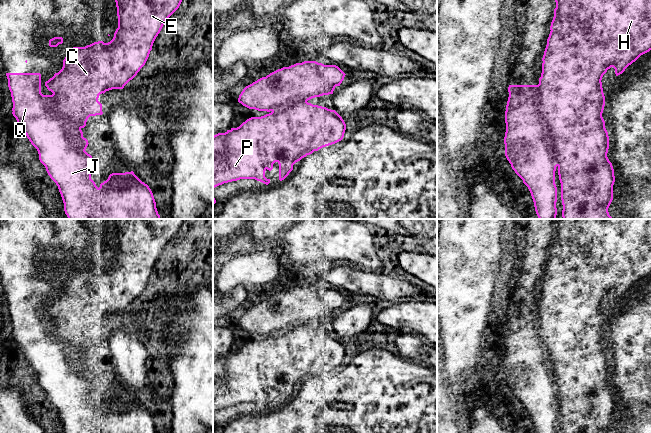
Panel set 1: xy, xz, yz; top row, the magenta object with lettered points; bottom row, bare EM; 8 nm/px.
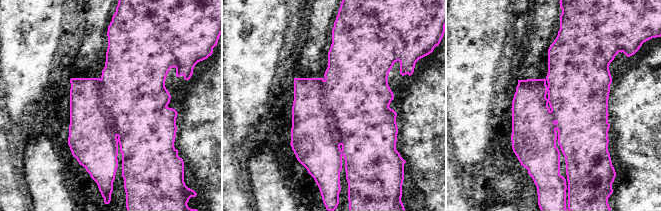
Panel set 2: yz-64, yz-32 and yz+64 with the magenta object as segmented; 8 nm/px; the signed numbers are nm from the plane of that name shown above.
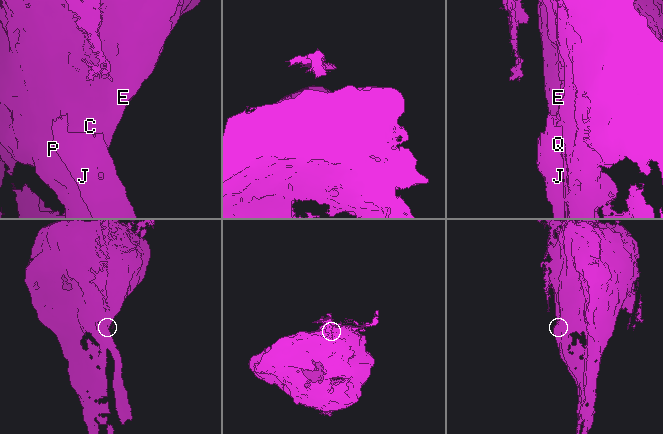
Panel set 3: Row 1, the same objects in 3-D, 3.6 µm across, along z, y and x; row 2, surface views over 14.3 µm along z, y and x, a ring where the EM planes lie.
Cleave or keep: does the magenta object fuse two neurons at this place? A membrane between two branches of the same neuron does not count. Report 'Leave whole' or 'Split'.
Split

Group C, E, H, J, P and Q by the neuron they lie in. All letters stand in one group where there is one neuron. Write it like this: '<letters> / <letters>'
C E H P / J Q

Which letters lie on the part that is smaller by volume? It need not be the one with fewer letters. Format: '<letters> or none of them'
J, Q

